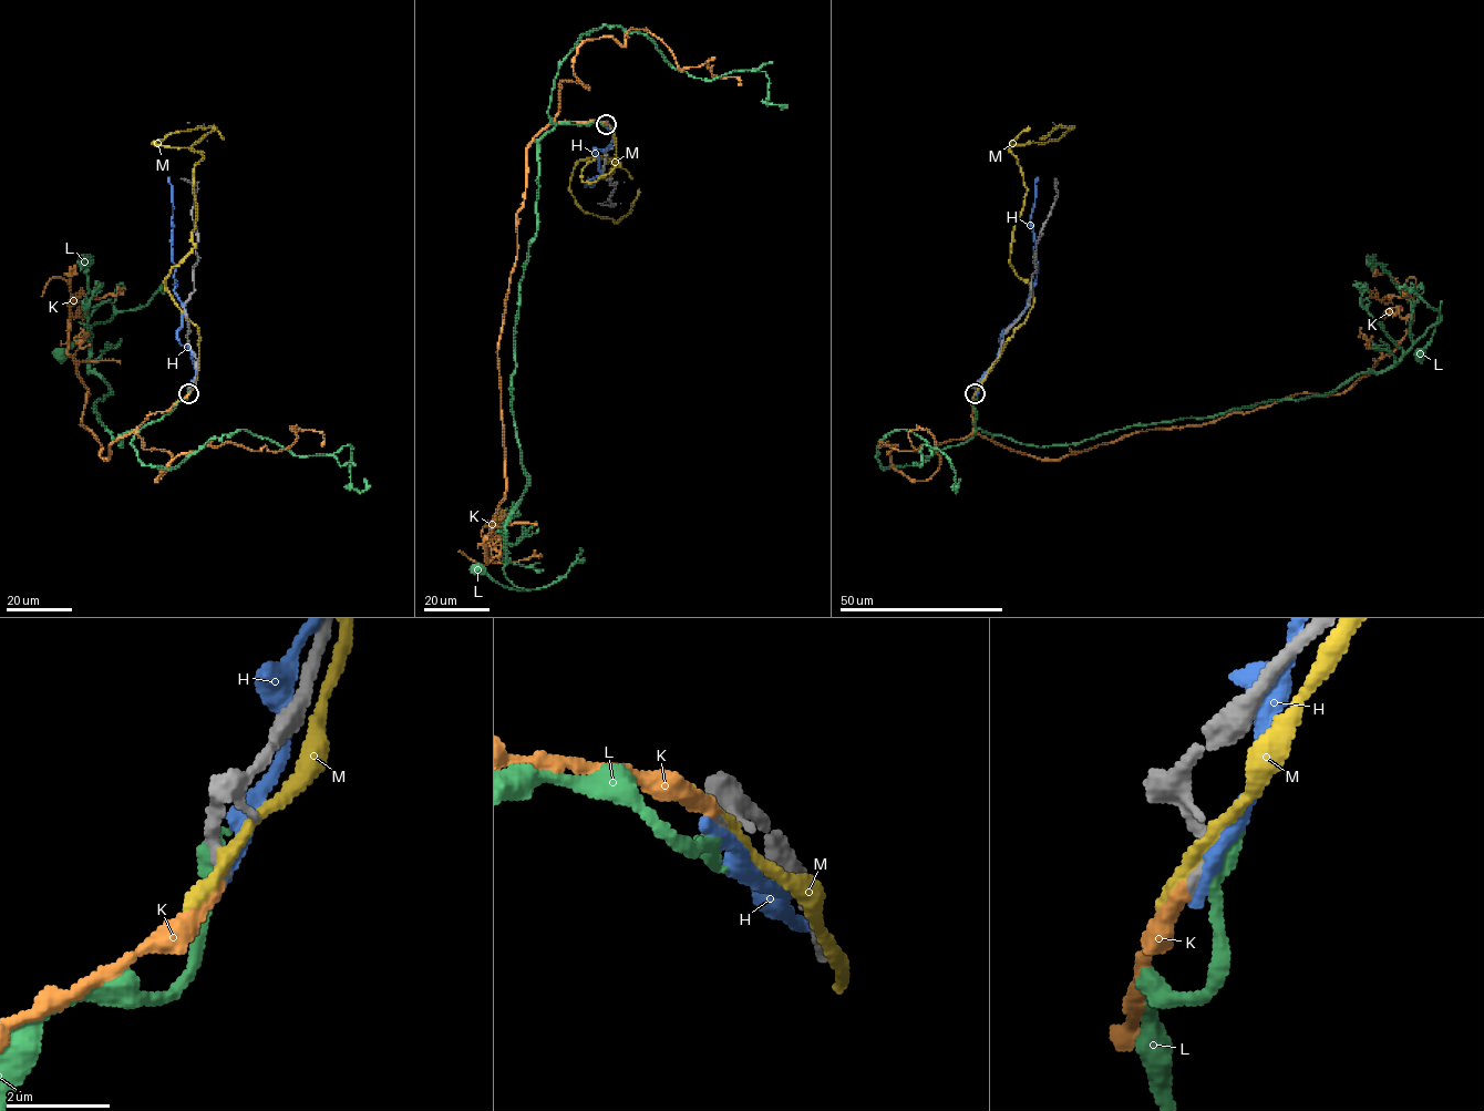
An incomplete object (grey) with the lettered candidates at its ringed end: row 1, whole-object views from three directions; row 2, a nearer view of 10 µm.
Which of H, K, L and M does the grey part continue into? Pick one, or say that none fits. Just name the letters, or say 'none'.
K

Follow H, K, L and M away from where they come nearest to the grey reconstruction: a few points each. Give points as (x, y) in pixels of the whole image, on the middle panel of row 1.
H: (606, 124), (612, 141), (605, 150), (594, 151), (603, 173), (590, 179), (591, 186), (588, 179), (584, 186)
K: (606, 124), (552, 122), (526, 151), (497, 350), (506, 492), (484, 541), (486, 561), (516, 562), (534, 552)
L: (606, 125), (558, 124), (538, 142), (511, 379), (527, 486), (503, 568), (532, 589), (477, 569)
M: (606, 124), (616, 166), (581, 179), (590, 161), (619, 166), (580, 160), (570, 193), (619, 222), (639, 189)

